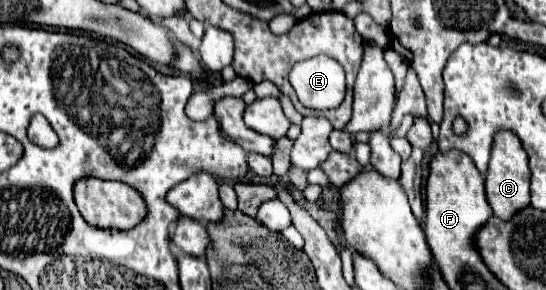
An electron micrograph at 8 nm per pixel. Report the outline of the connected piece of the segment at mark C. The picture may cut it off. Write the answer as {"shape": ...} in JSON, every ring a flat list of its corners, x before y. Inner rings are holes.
{"shape":[[500,130,494,136,492,156,488,162,486,172,486,194,488,204,494,210,494,216,498,218,510,218,510,214,526,208,530,204,530,170,528,170,528,156,522,148,522,142,518,136,510,130]]}

